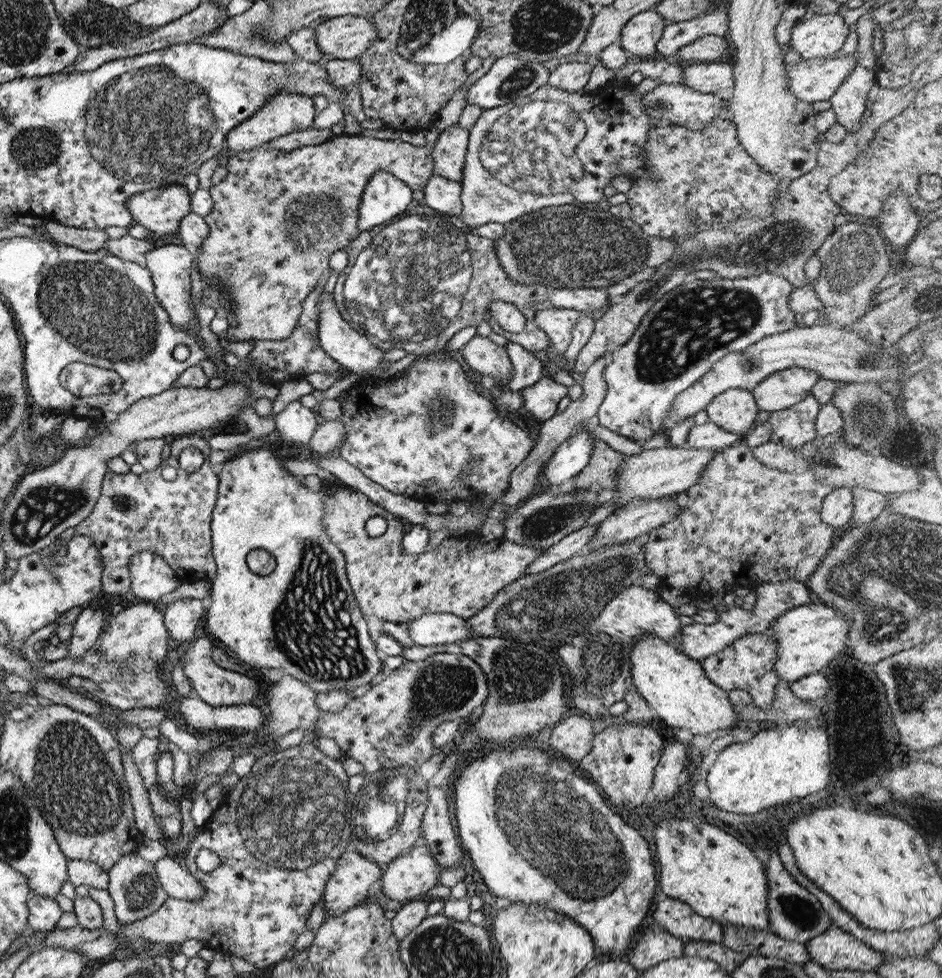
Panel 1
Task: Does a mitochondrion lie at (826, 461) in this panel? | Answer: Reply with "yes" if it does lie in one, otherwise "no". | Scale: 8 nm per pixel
yes

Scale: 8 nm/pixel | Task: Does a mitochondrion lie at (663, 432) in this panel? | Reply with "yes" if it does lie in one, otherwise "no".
no

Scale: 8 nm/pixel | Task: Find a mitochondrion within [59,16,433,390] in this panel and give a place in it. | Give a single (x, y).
(185, 118)

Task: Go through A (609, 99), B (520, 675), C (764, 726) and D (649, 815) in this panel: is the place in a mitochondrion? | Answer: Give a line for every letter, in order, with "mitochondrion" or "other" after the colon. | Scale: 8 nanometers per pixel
A: other
B: mitochondrion
C: other
D: other

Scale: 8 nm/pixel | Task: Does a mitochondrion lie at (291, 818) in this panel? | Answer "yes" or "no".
yes

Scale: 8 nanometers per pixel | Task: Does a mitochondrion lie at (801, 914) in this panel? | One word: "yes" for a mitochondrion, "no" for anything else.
yes

